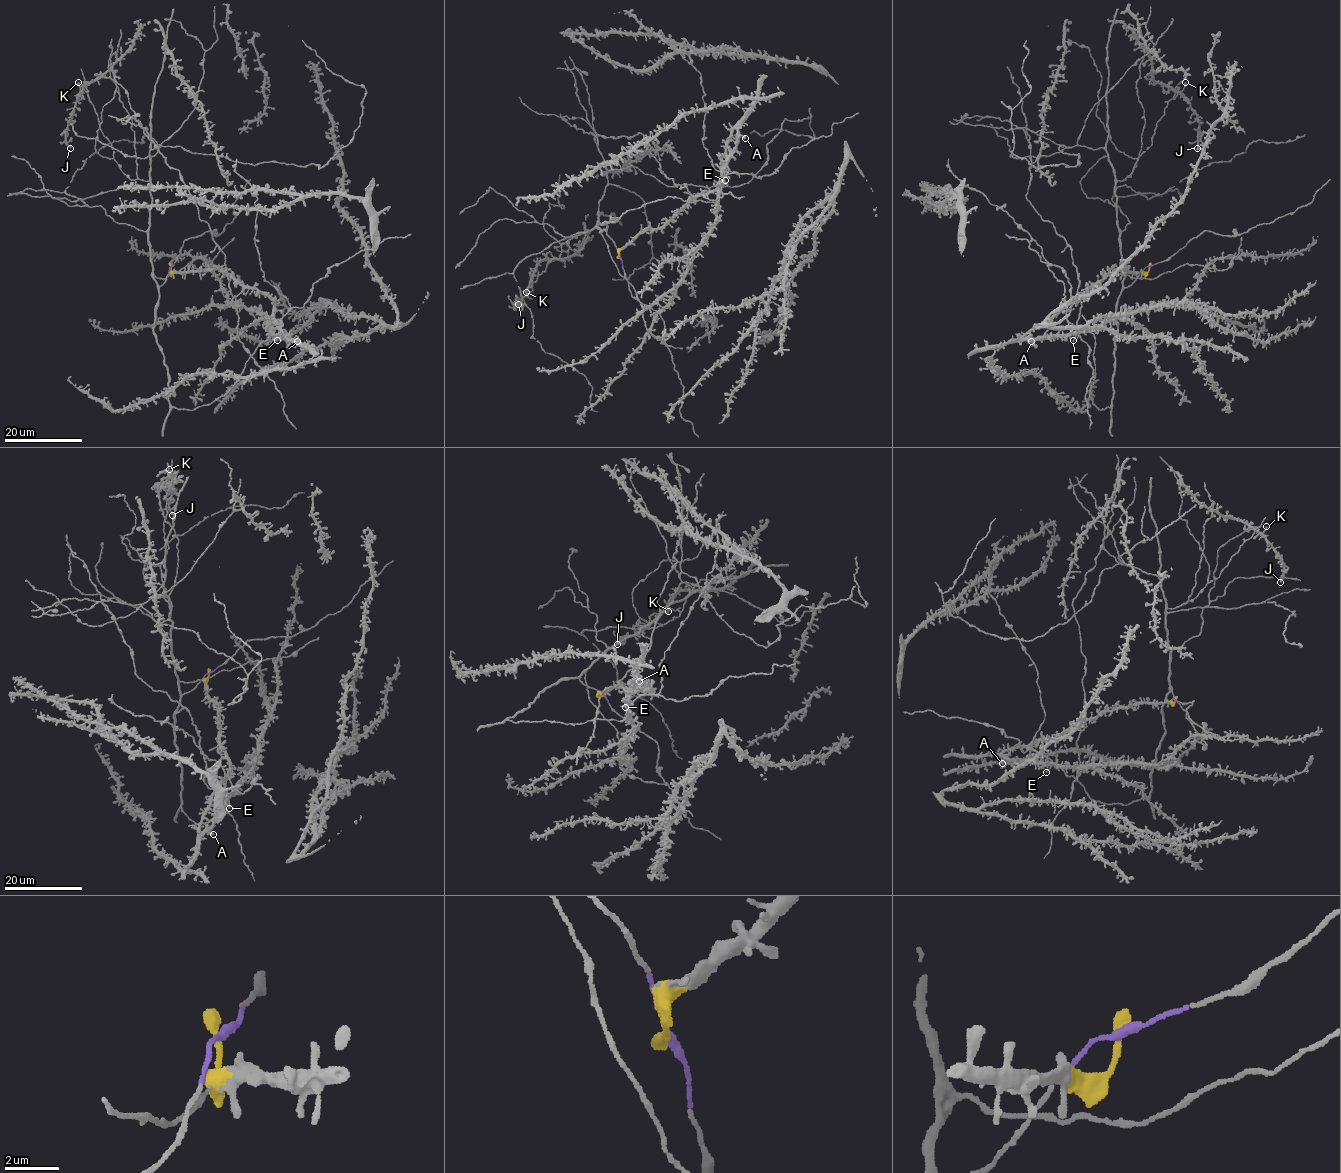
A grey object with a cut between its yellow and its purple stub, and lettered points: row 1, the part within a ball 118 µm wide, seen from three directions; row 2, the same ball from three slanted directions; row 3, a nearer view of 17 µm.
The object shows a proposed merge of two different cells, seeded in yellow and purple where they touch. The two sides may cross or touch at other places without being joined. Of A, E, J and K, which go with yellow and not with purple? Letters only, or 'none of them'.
A, E

